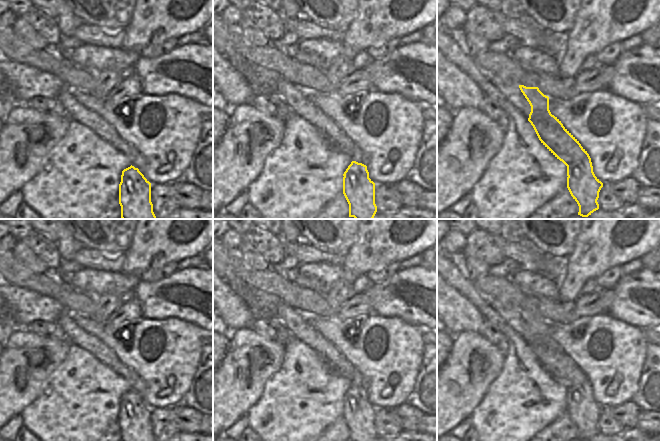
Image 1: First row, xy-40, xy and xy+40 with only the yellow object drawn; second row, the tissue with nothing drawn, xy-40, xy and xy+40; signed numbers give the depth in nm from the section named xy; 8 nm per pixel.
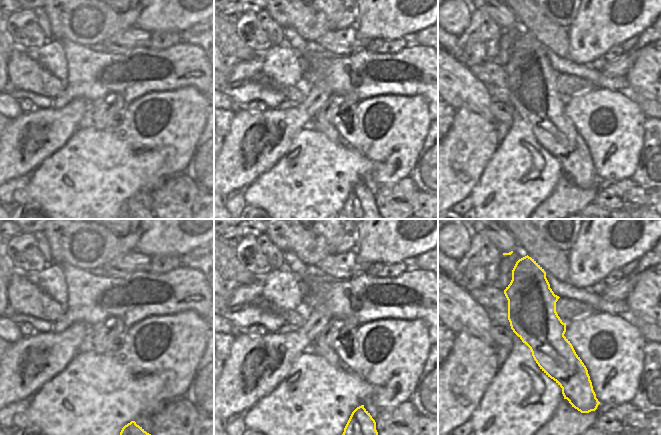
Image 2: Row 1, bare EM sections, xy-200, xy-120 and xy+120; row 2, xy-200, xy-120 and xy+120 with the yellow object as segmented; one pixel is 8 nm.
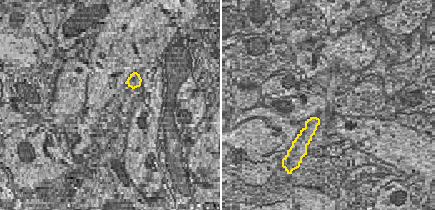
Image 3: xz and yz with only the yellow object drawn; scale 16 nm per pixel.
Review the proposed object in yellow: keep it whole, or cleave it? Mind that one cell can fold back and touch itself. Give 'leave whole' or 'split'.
leave whole

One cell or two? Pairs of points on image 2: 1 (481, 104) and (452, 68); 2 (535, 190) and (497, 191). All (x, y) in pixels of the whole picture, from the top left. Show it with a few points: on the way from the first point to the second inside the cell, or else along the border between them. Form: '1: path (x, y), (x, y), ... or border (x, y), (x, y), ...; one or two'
1: path (472, 95), (454, 77); one
2: path (526, 190), (506, 191); one

